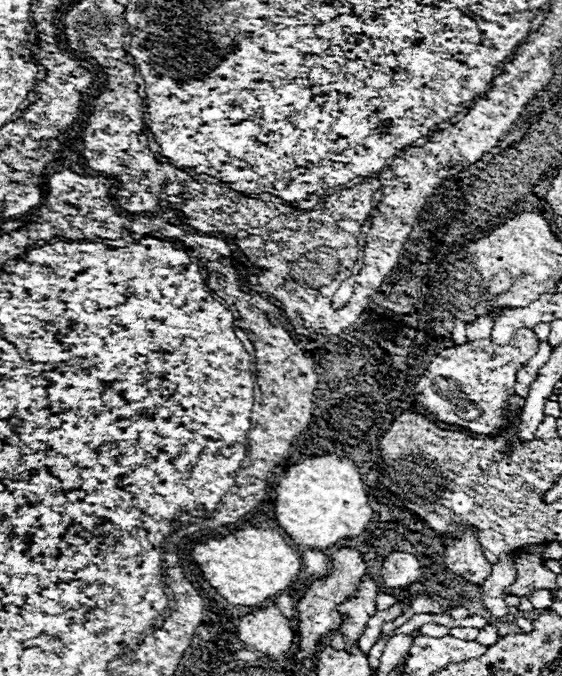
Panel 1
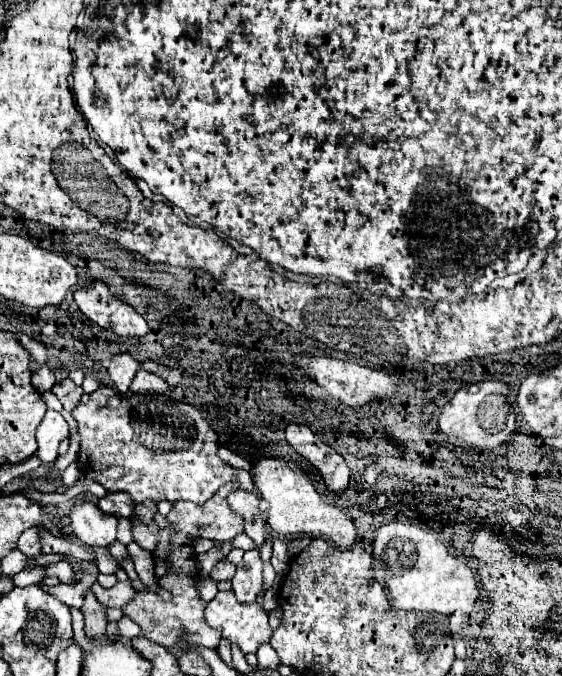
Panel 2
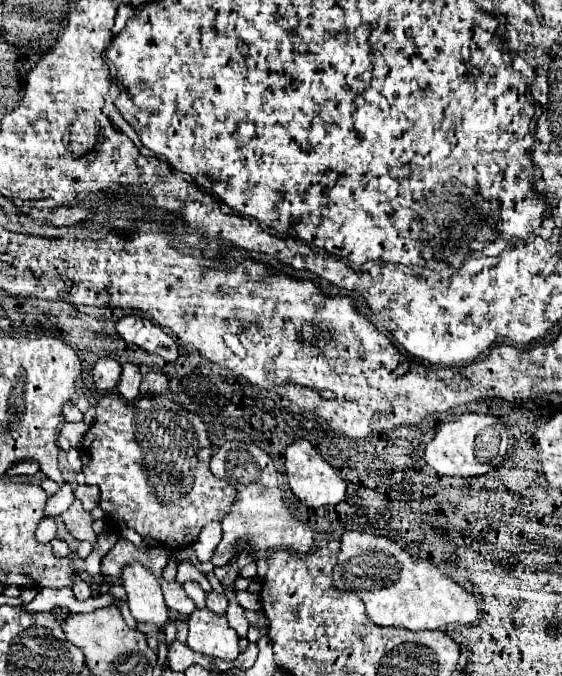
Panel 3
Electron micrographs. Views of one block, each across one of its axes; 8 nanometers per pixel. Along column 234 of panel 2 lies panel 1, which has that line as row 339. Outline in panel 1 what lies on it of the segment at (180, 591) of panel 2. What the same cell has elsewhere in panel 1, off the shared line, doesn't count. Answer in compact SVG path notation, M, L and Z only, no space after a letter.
M522 328L506 346L496 346L486 338L444 348L416 382L416 402L440 422L462 426L478 436L496 434L504 426L504 408L514 394L516 372L528 364L536 350L538 340L530 328Z

